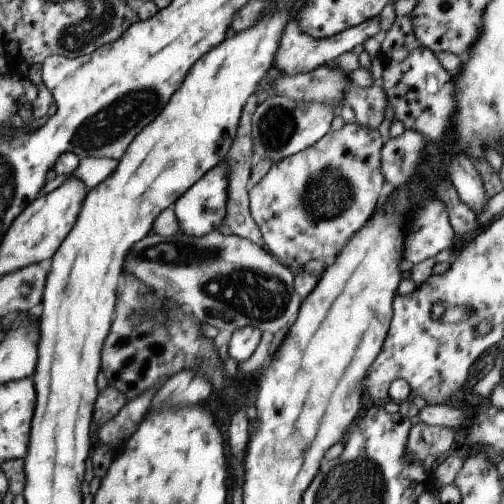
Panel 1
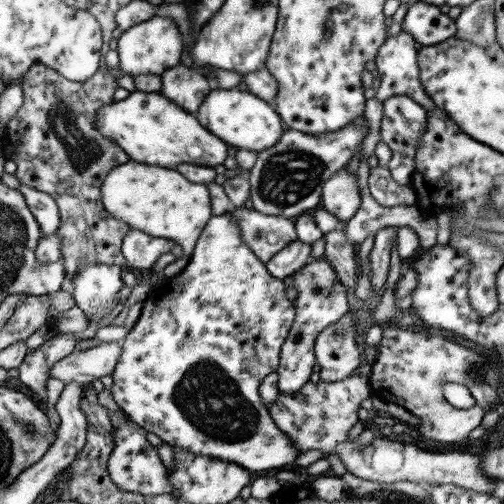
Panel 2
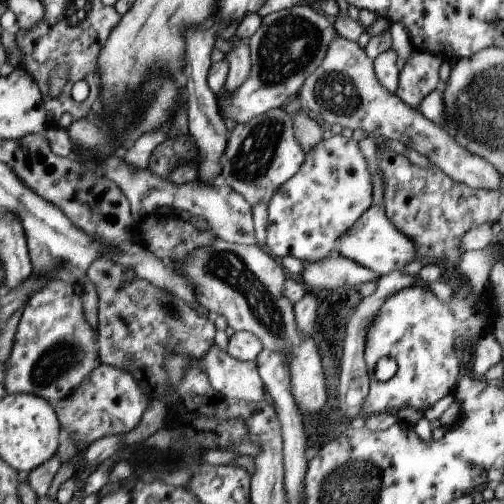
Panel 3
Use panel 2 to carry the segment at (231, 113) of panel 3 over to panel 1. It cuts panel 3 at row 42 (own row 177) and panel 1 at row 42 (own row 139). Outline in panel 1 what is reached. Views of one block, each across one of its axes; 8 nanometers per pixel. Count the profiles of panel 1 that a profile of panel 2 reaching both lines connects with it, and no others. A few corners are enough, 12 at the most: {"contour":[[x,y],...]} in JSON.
{"contour":[[379,16],[333,38],[301,34],[287,22],[275,74],[305,74],[353,46],[379,38]]}

